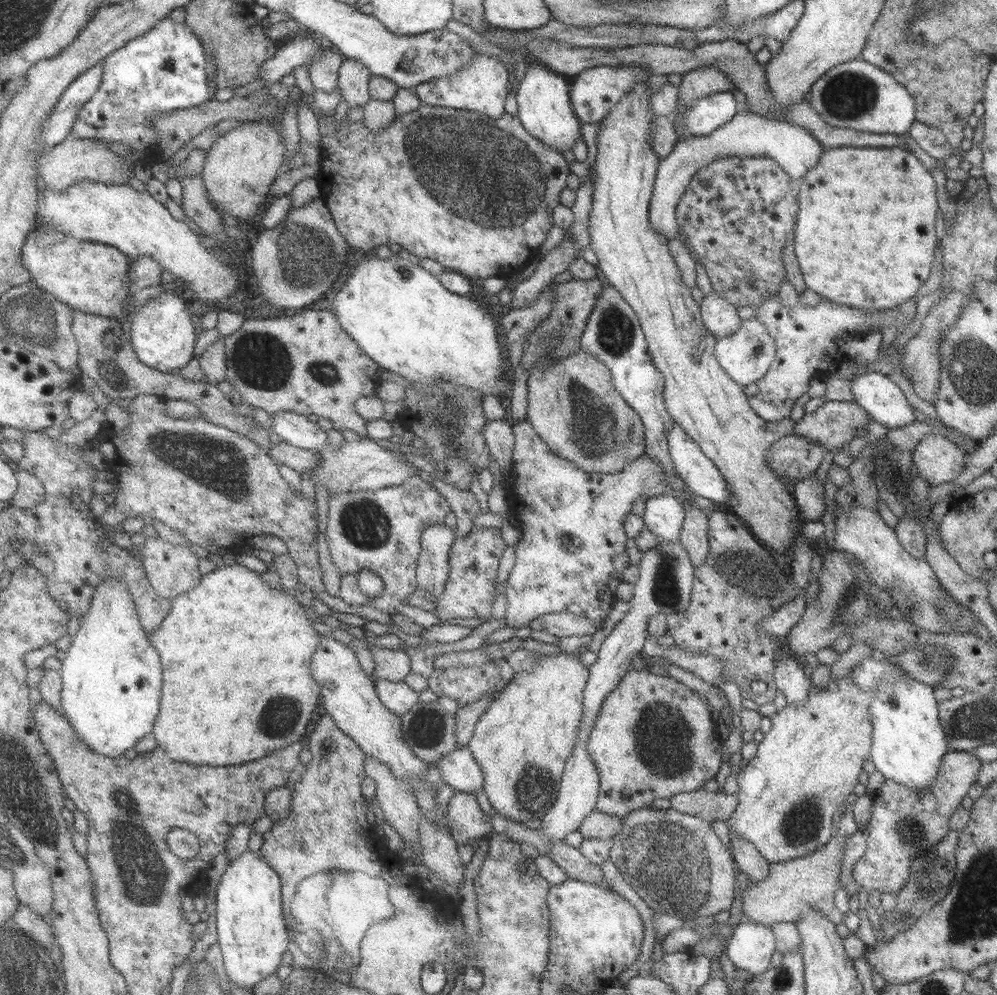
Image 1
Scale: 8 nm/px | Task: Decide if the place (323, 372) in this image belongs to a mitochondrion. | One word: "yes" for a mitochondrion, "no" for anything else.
yes

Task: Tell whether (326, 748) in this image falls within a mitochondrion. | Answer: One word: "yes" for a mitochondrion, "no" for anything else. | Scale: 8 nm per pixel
no

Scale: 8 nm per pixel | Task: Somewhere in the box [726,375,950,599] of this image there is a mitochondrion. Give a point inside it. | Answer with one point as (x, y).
(897, 481)

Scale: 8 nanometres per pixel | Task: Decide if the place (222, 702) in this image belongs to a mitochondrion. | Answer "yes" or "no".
no

